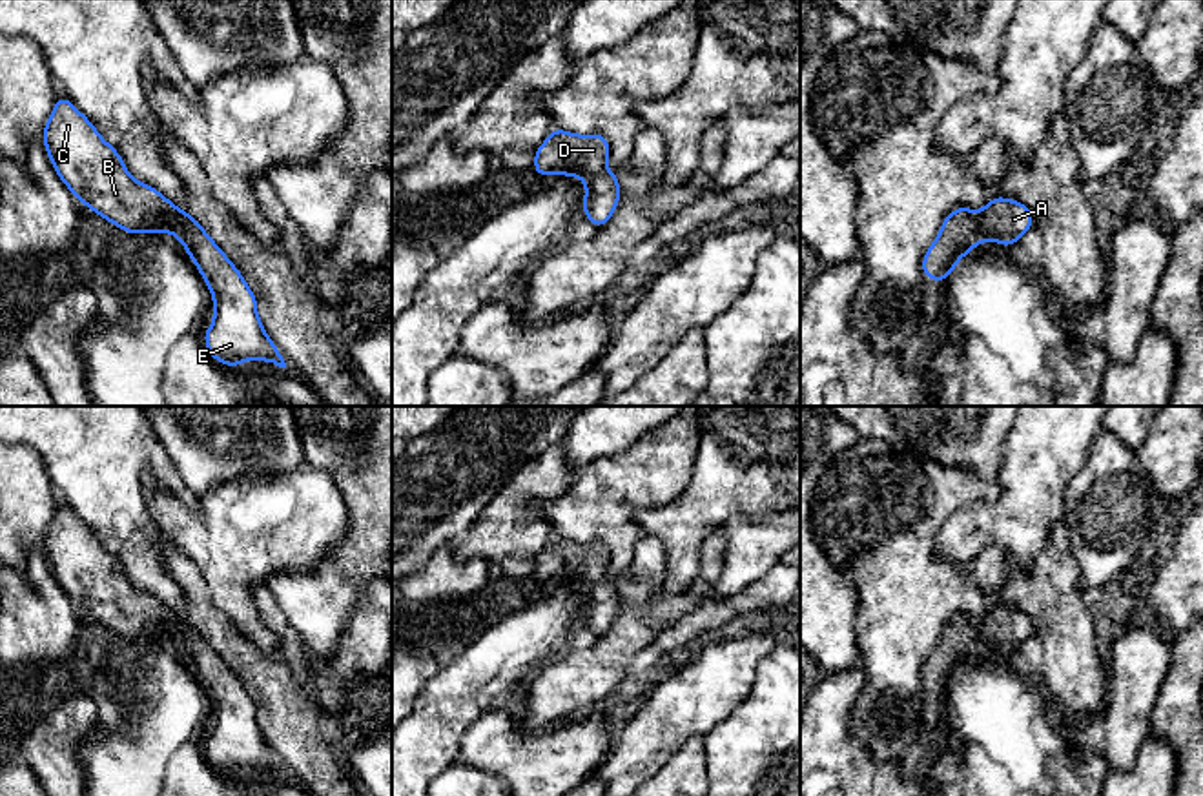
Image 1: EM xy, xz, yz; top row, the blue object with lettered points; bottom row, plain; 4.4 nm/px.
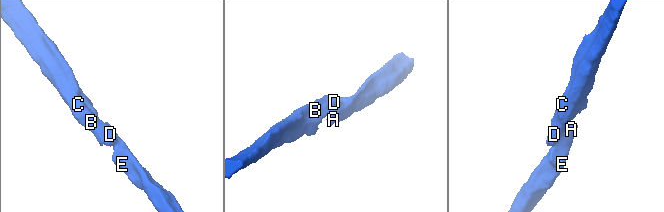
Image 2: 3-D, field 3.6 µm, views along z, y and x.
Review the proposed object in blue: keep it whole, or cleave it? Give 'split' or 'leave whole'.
leave whole

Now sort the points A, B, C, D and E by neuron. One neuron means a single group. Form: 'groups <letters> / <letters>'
groups A B C D E

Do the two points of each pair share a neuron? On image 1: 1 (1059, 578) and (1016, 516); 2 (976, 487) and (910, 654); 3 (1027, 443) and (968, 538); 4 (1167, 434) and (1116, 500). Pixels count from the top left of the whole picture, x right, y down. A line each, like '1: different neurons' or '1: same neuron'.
1: different neurons
2: same neuron
3: same neuron
4: different neurons

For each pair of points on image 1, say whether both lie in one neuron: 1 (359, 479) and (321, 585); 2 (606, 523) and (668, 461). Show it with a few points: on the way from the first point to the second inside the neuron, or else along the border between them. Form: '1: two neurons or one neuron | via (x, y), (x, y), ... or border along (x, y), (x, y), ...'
1: one neuron | via (361, 505), (361, 545), (347, 560)
2: one neuron | via (613, 505), (642, 476), (649, 474)

